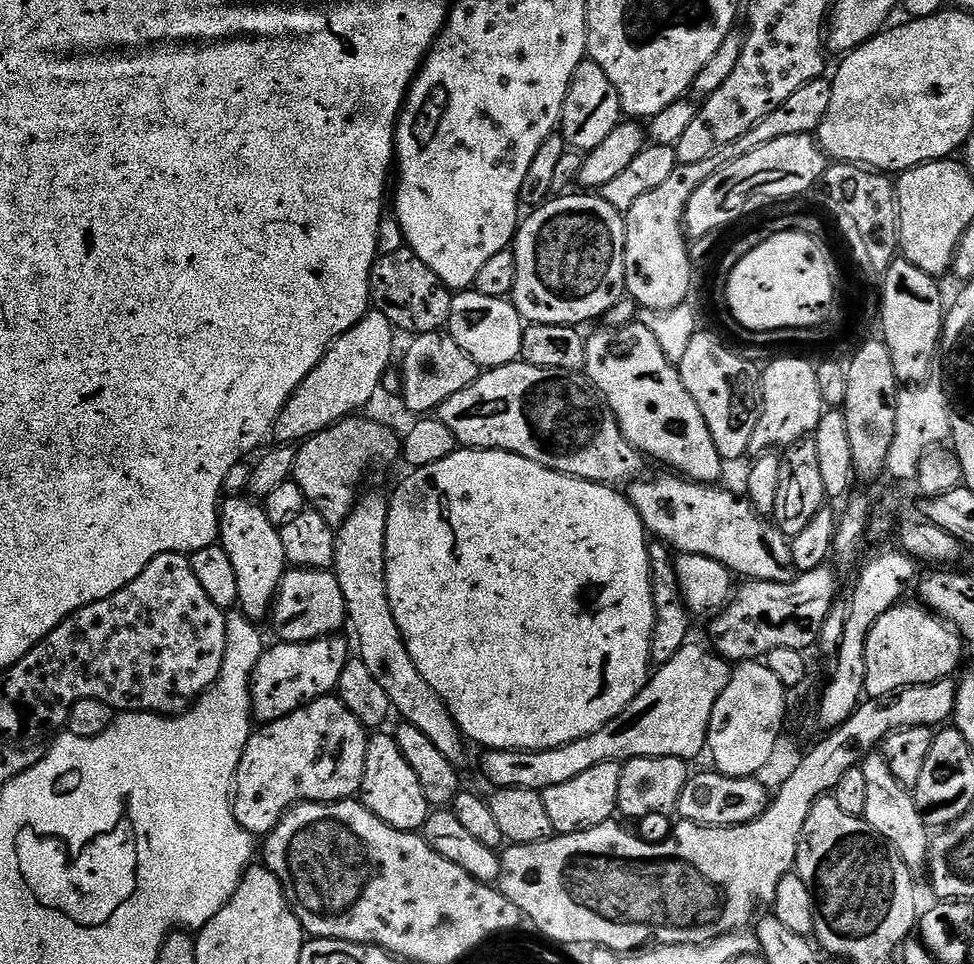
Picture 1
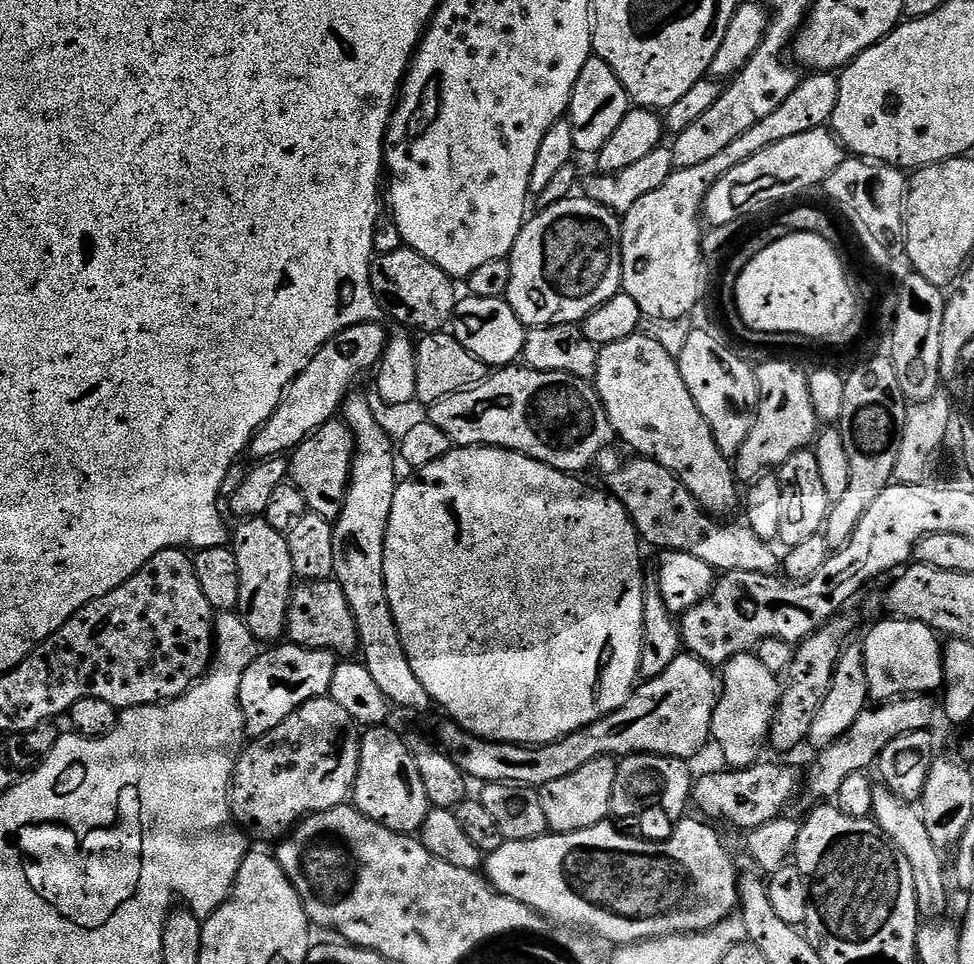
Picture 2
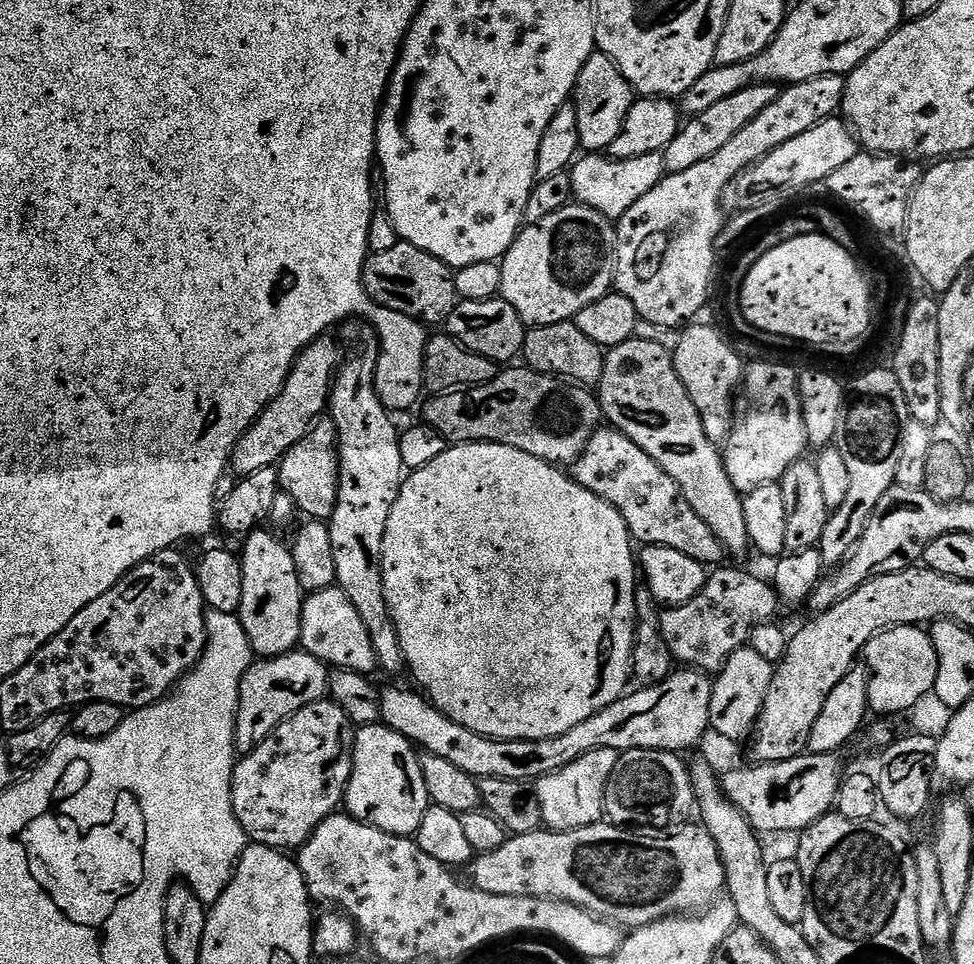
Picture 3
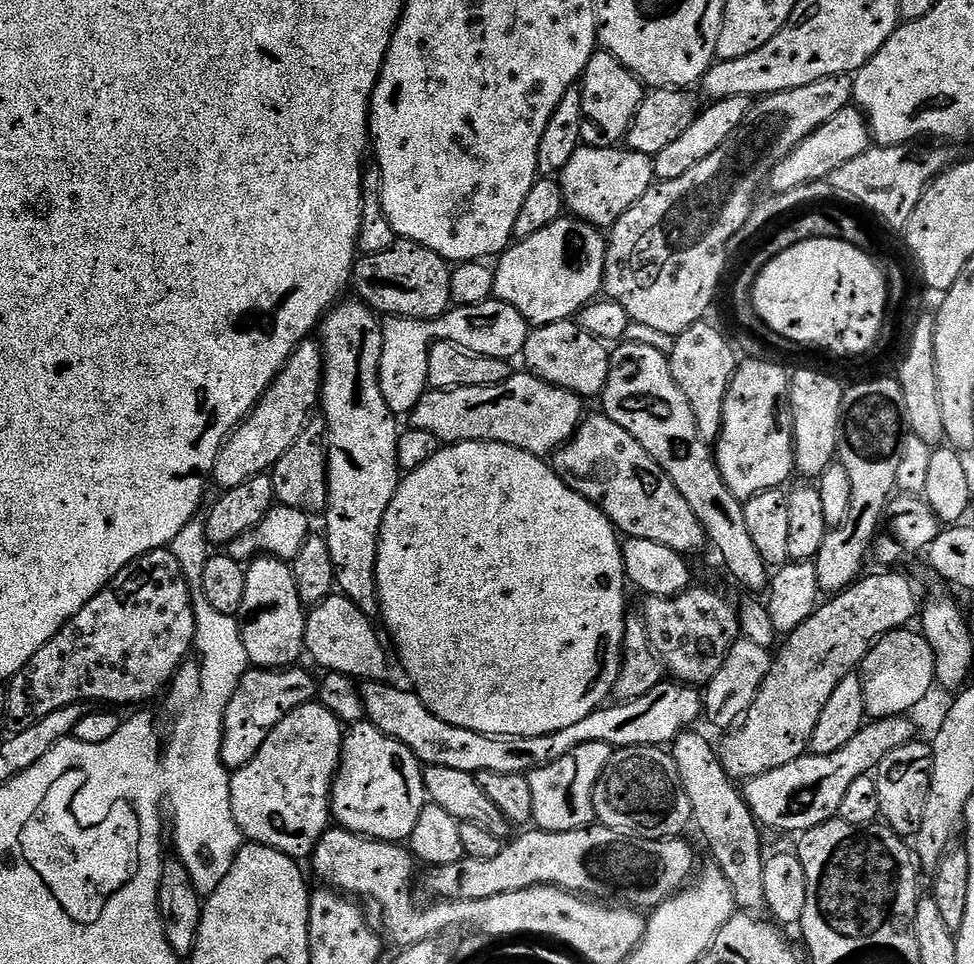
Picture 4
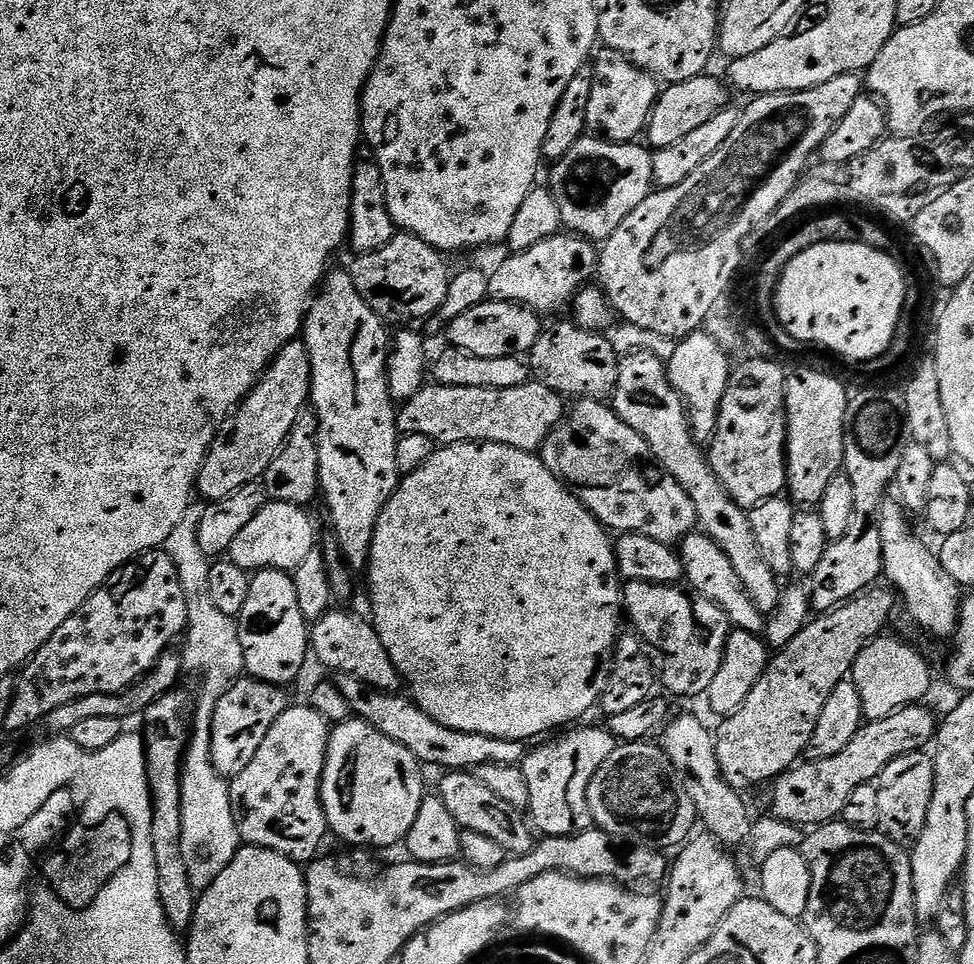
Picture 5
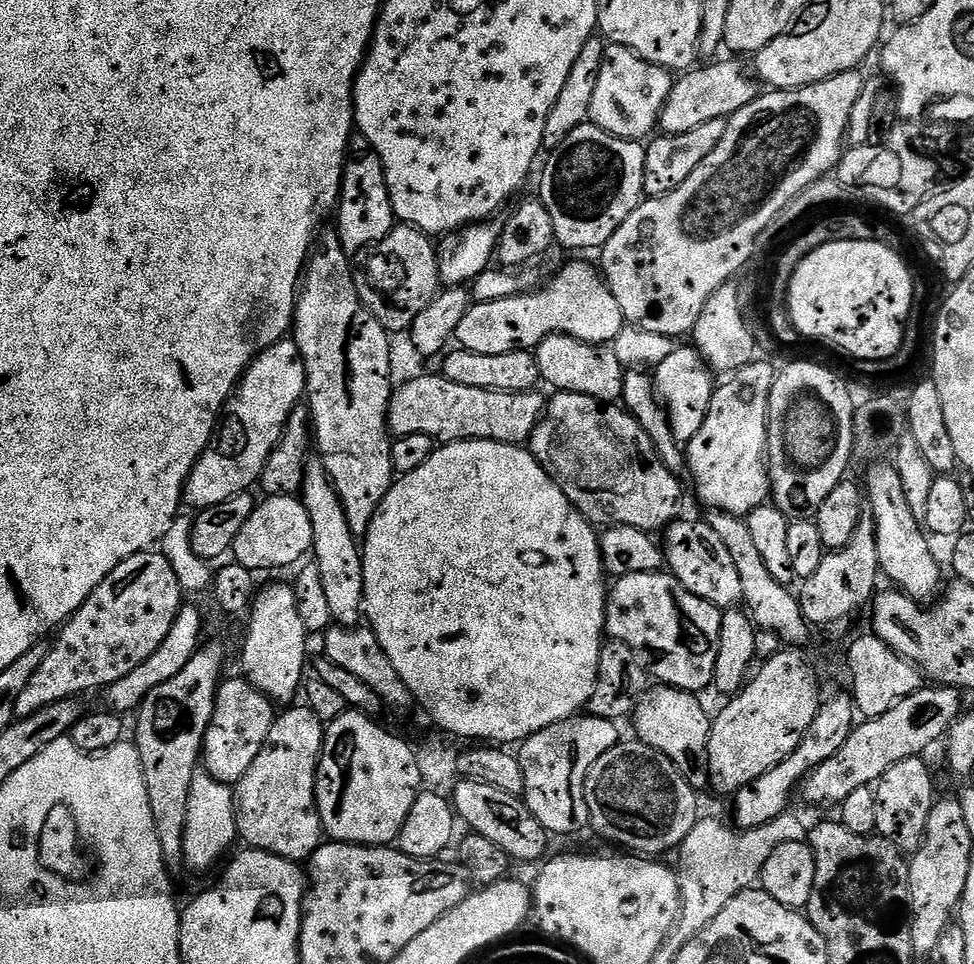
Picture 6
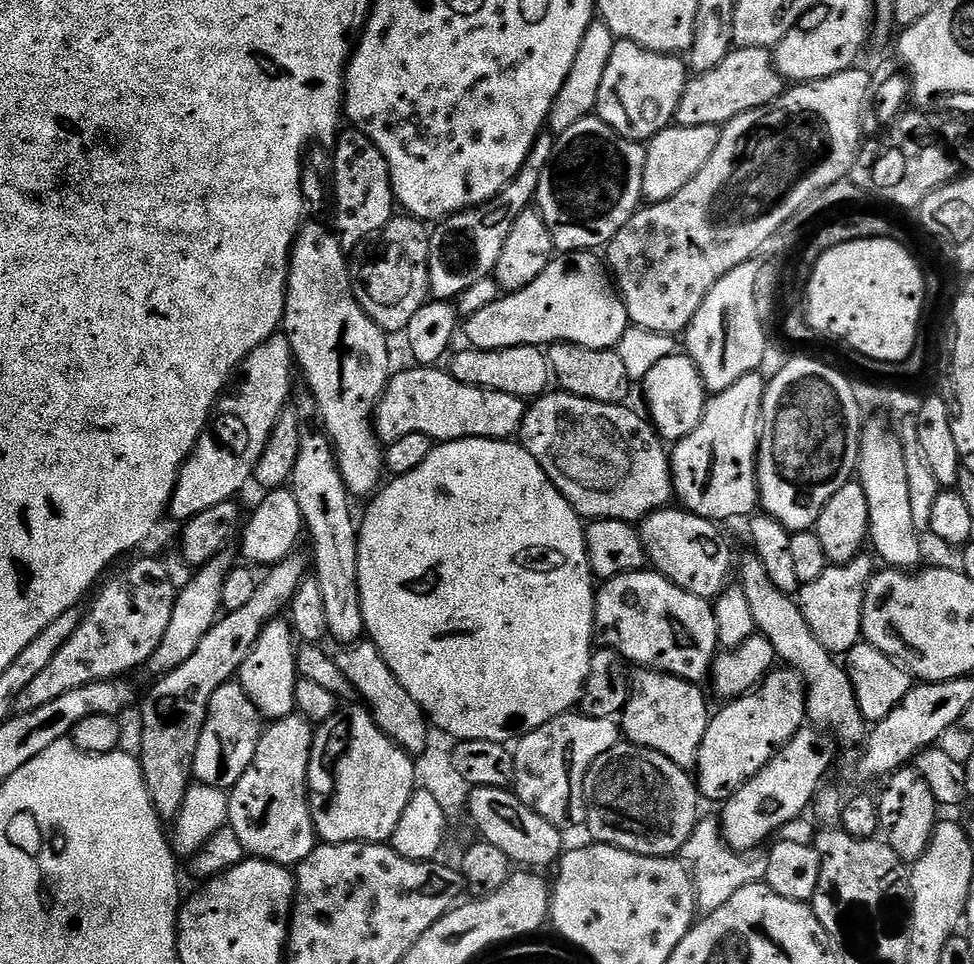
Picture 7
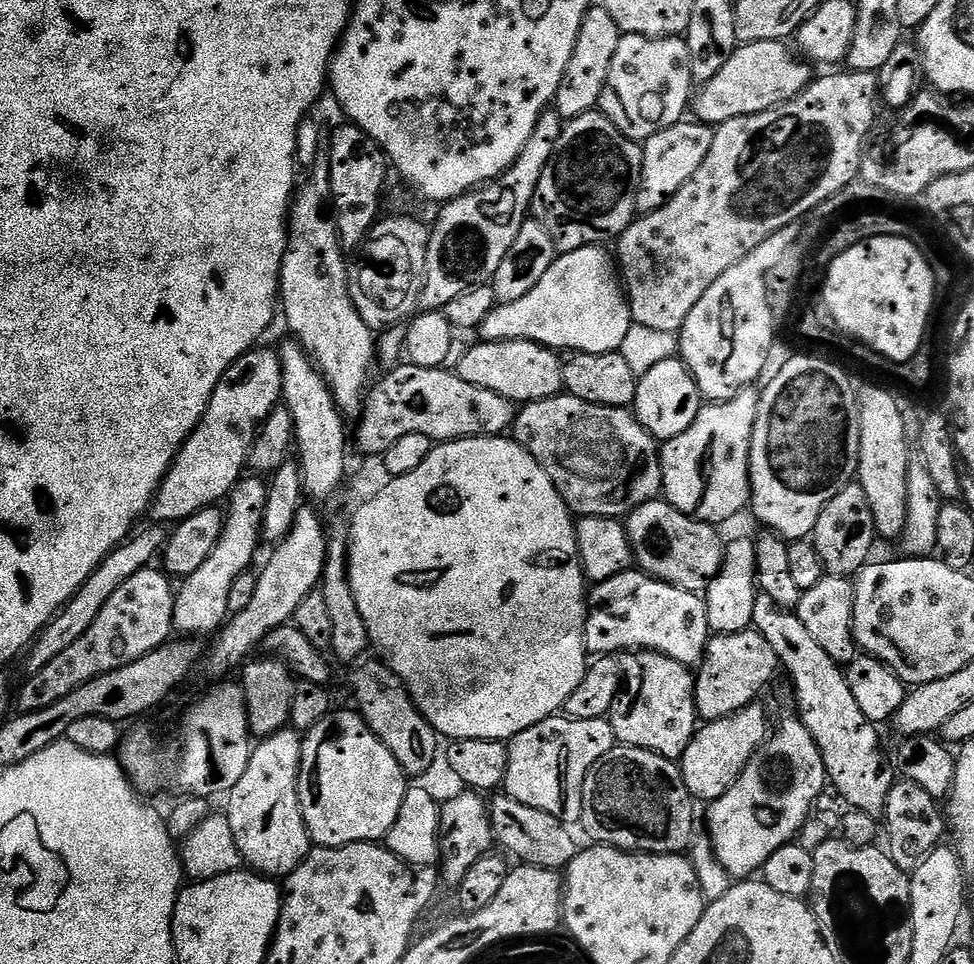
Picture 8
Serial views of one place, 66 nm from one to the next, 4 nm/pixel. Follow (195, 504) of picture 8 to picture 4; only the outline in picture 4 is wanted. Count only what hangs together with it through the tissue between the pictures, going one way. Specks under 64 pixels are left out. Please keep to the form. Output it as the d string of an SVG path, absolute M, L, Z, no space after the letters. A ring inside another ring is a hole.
M312 338L303 340L251 414L224 441L216 464L212 467L211 479L227 490L242 486L242 482L250 482L250 478L255 476L265 475L275 466L278 458L282 458L282 454L294 446L298 434L302 434L312 419L320 404L323 386L324 354L321 345Z

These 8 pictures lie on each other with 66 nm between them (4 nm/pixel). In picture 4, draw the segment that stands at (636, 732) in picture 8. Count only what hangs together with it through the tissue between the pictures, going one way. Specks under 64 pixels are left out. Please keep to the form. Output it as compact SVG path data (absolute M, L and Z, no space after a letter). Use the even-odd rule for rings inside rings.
M685 730L676 737L670 748L674 762L678 766L678 774L682 778L682 786L686 786L686 794L690 798L692 807L692 819L694 828L704 835L708 848L712 851L711 859L720 867L722 874L726 874L726 882L730 882L732 898L736 902L737 909L748 914L756 914L764 908L766 889L762 874L764 873L764 861L766 851L760 841L761 829L752 816L750 806L744 800L744 793L724 772L720 761L720 753L704 736L699 736L696 730Z

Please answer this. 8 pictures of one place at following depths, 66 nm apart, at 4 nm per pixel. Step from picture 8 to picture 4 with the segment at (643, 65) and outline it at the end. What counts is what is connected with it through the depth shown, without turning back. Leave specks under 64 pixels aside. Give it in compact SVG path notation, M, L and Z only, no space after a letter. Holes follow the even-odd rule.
M597 50L593 52L590 62L584 68L580 93L585 121L600 131L585 131L583 143L589 148L611 148L619 145L627 137L638 114L638 106L642 106L644 101L646 88L629 68L618 62L618 58L603 50Z

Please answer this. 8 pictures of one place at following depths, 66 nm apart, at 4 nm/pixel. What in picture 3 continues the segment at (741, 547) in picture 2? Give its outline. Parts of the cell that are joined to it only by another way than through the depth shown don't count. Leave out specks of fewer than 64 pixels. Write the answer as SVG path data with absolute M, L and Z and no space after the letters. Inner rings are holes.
M597 428L586 450L571 465L570 475L582 486L586 486L586 490L610 502L618 514L622 514L633 541L644 546L657 544L670 546L670 550L682 550L682 554L705 566L719 565L723 561L720 559L725 559L724 547L710 526L706 526L706 522L702 522L702 518L690 510L690 502L686 502L674 478L670 478L670 474L666 474L666 470L662 470L662 466L658 466L658 462L654 462L646 450L642 450L642 446L630 442L630 438L626 438L626 434L617 428Z

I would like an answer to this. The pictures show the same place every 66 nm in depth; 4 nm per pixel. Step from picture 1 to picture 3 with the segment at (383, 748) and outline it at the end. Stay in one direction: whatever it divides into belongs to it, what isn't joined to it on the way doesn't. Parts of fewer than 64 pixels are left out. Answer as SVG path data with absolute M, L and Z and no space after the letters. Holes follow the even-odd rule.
M383 722L357 727L352 742L352 773L348 788L344 791L342 804L347 815L353 816L364 824L374 826L386 834L415 837L416 831L422 826L422 818L430 806L430 801L426 782L422 779L420 756L412 741L390 730Z

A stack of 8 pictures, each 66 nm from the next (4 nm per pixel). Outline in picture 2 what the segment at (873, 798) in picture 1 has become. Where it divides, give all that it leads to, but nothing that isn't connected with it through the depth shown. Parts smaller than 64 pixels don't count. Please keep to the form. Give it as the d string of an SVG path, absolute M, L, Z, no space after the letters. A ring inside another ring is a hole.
M878 784L874 786L872 818L883 830L884 835L904 855L906 862L910 862L910 871L914 874L914 894L918 898L921 917L947 917L949 915L948 884L950 888L950 872L946 867L946 860L944 864L943 858L940 857L942 848L932 842L921 813L909 801L898 798L883 784Z

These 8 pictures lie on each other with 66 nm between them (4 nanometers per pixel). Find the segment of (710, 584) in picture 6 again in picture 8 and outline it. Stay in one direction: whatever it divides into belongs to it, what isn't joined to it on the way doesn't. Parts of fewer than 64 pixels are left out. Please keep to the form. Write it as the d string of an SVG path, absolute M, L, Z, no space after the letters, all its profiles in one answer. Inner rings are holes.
M657 498L629 512L626 527L639 571L687 592L707 593L708 583L720 572L726 547L726 540L716 533L719 531L713 525L693 520L667 500Z

